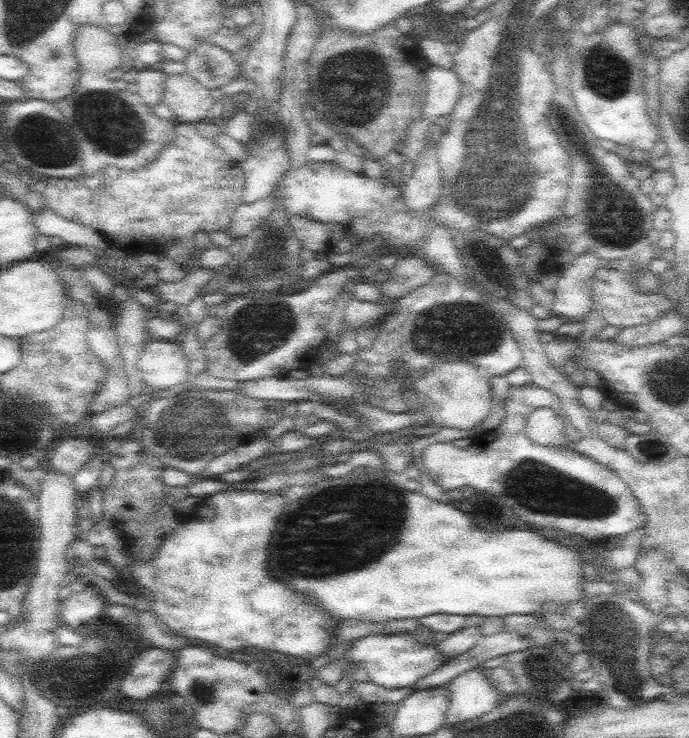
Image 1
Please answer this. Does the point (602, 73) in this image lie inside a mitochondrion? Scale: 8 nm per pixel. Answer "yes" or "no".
yes

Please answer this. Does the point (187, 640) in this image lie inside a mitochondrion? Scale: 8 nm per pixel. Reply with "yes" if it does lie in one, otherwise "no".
no

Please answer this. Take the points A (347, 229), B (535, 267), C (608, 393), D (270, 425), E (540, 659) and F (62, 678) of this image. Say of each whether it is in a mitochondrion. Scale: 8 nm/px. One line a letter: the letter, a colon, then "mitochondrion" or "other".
A: other
B: other
C: other
D: other
E: other
F: mitochondrion

